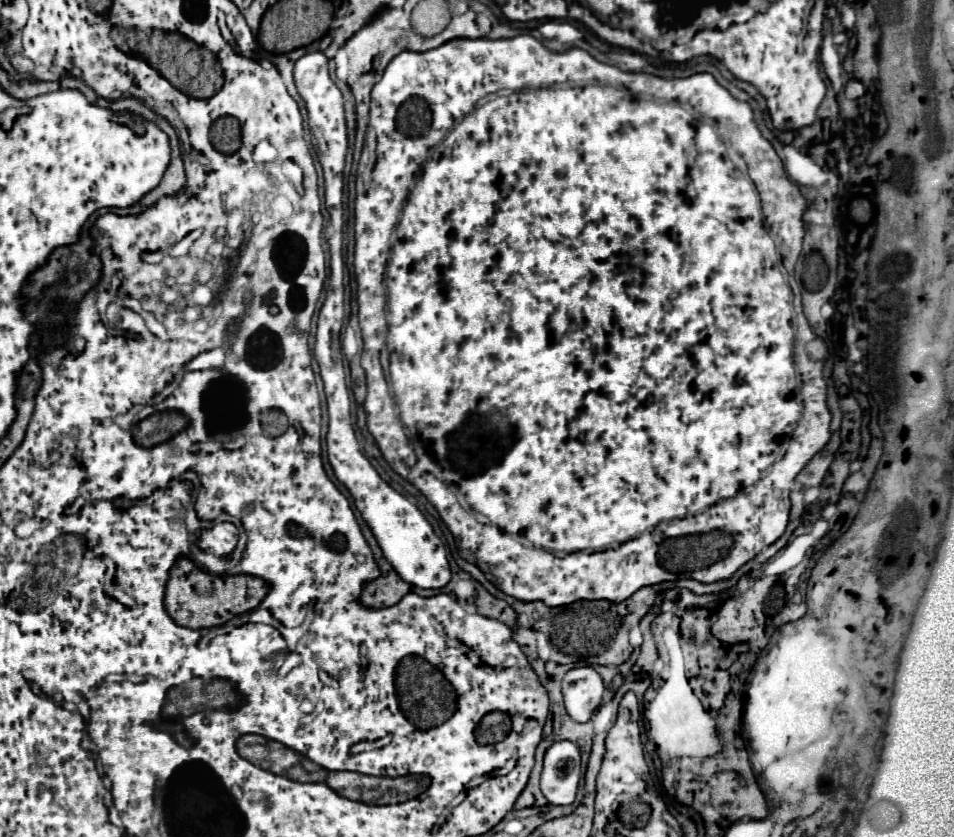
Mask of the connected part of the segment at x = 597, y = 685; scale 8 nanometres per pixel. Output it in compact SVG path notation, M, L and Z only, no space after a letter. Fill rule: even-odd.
M592 667L570 669L562 679L562 695L566 711L578 723L586 723L592 717L592 713L602 701L602 693L604 693L602 677Z

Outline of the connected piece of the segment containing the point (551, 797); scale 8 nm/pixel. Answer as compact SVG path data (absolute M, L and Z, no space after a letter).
M556 741L544 755L540 789L552 805L570 805L580 781L580 751L570 741Z

